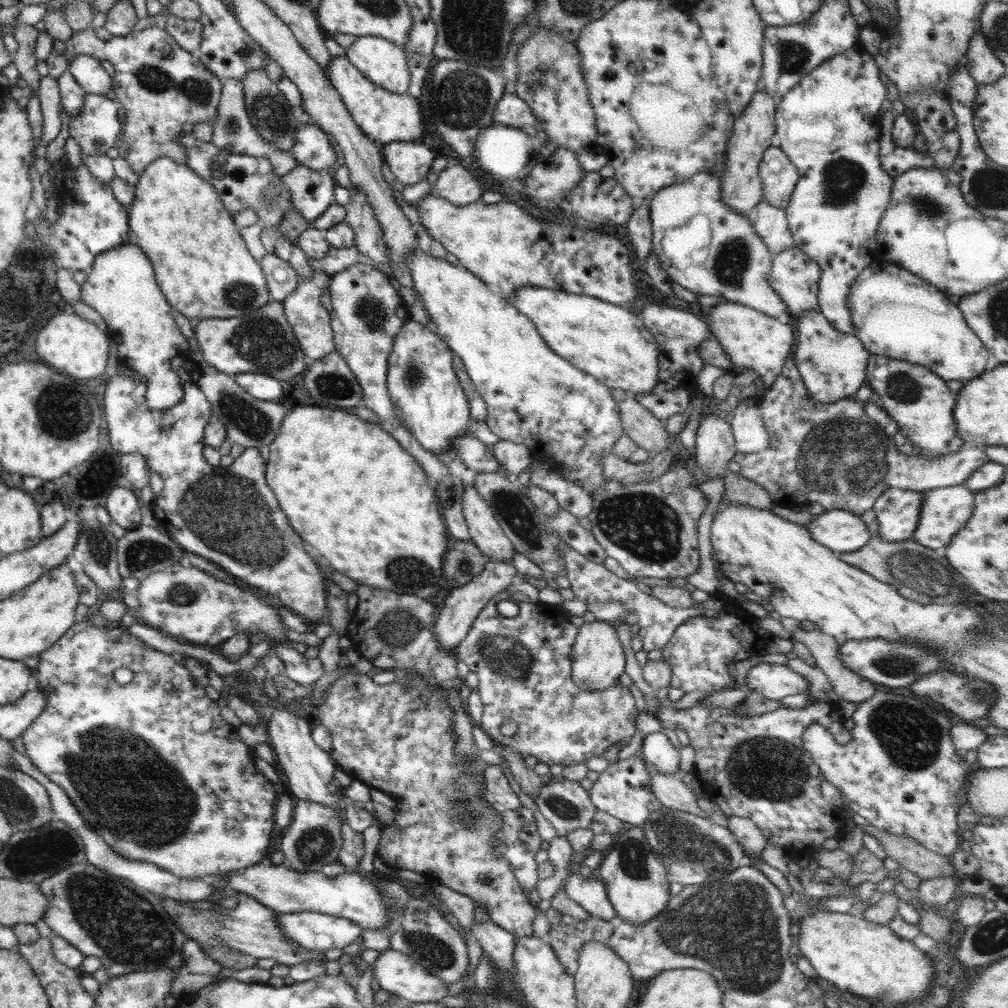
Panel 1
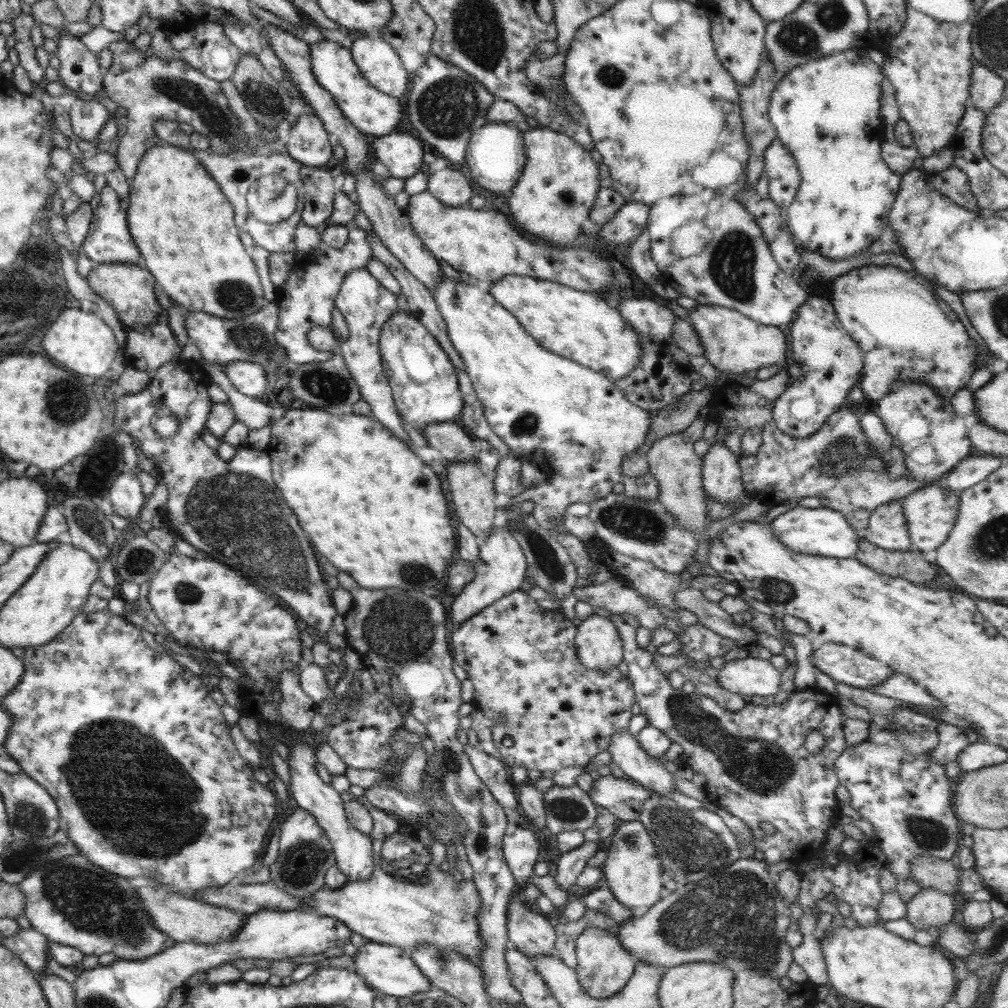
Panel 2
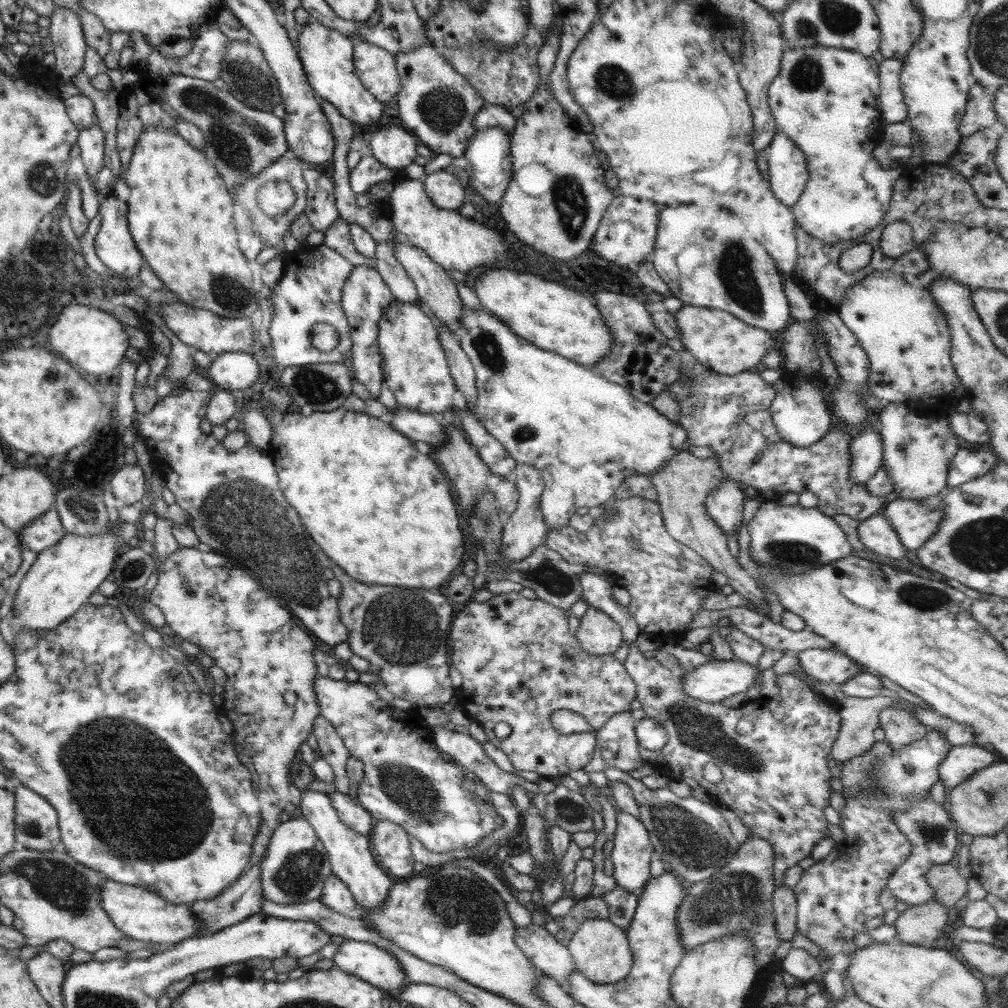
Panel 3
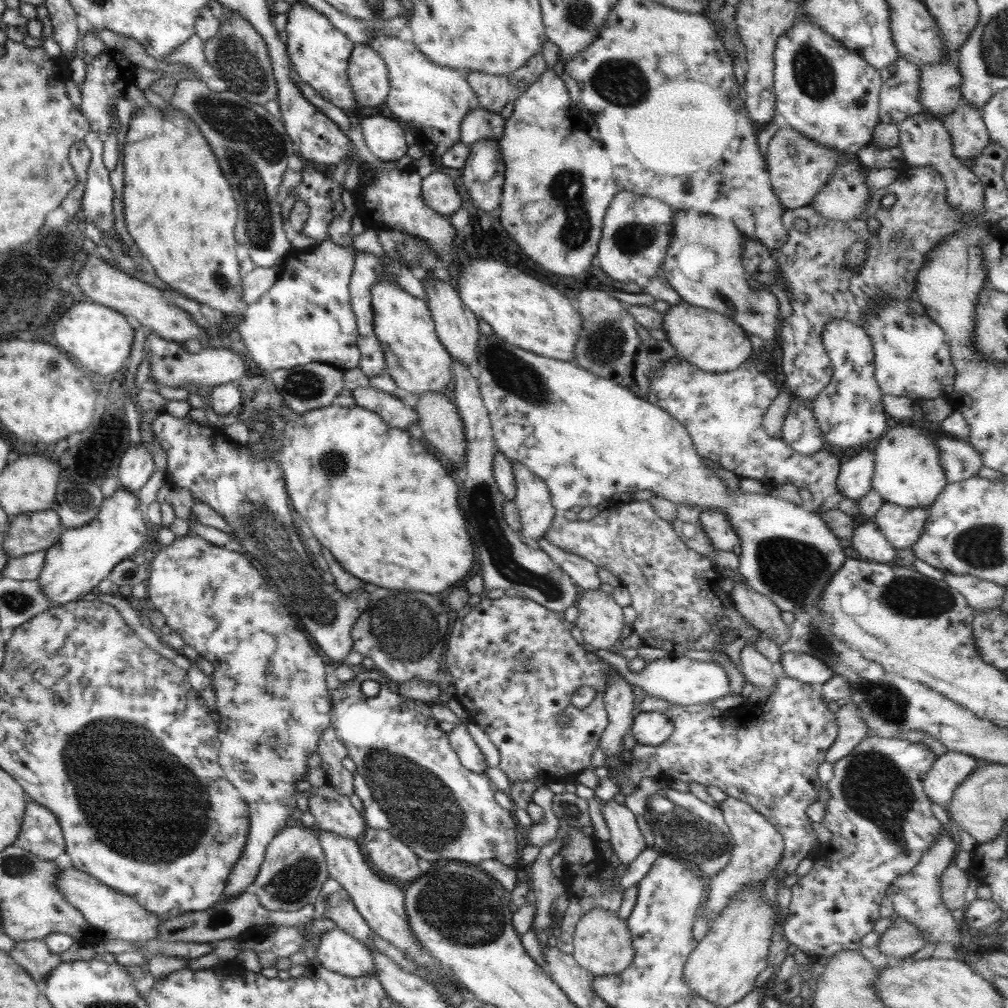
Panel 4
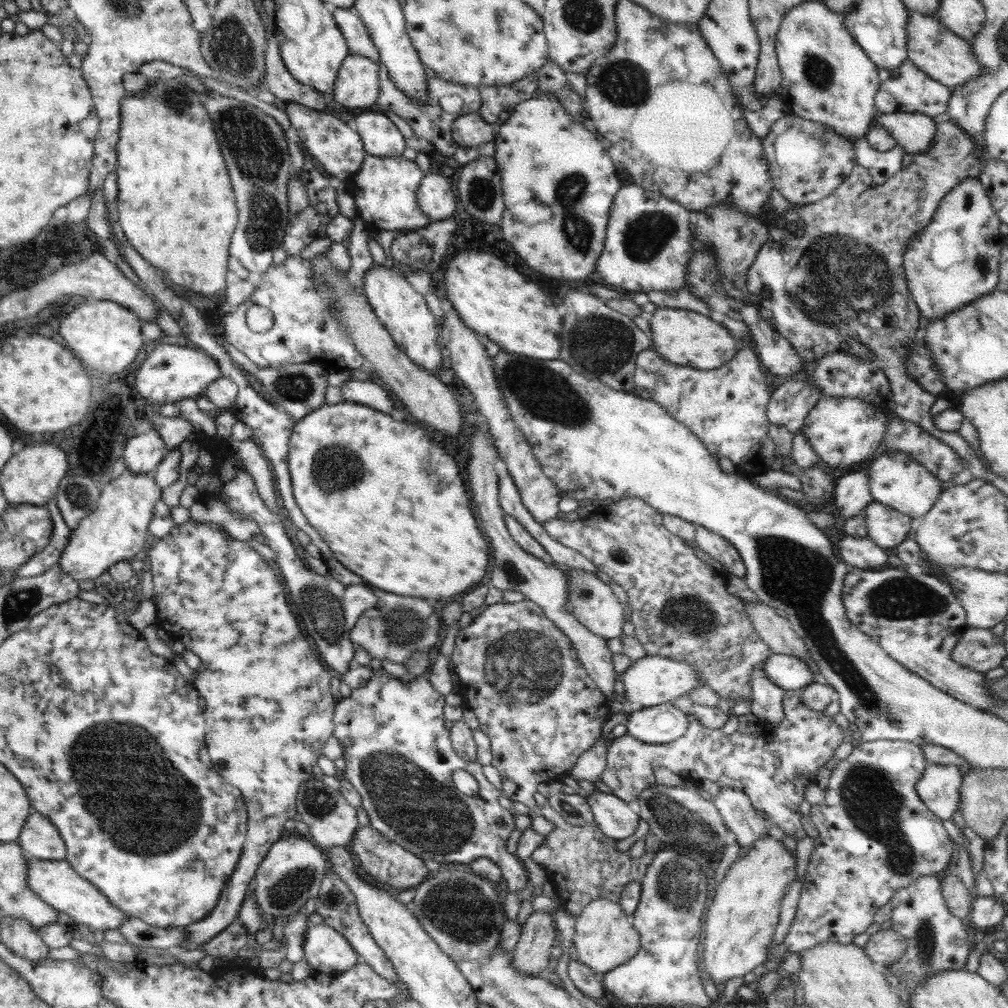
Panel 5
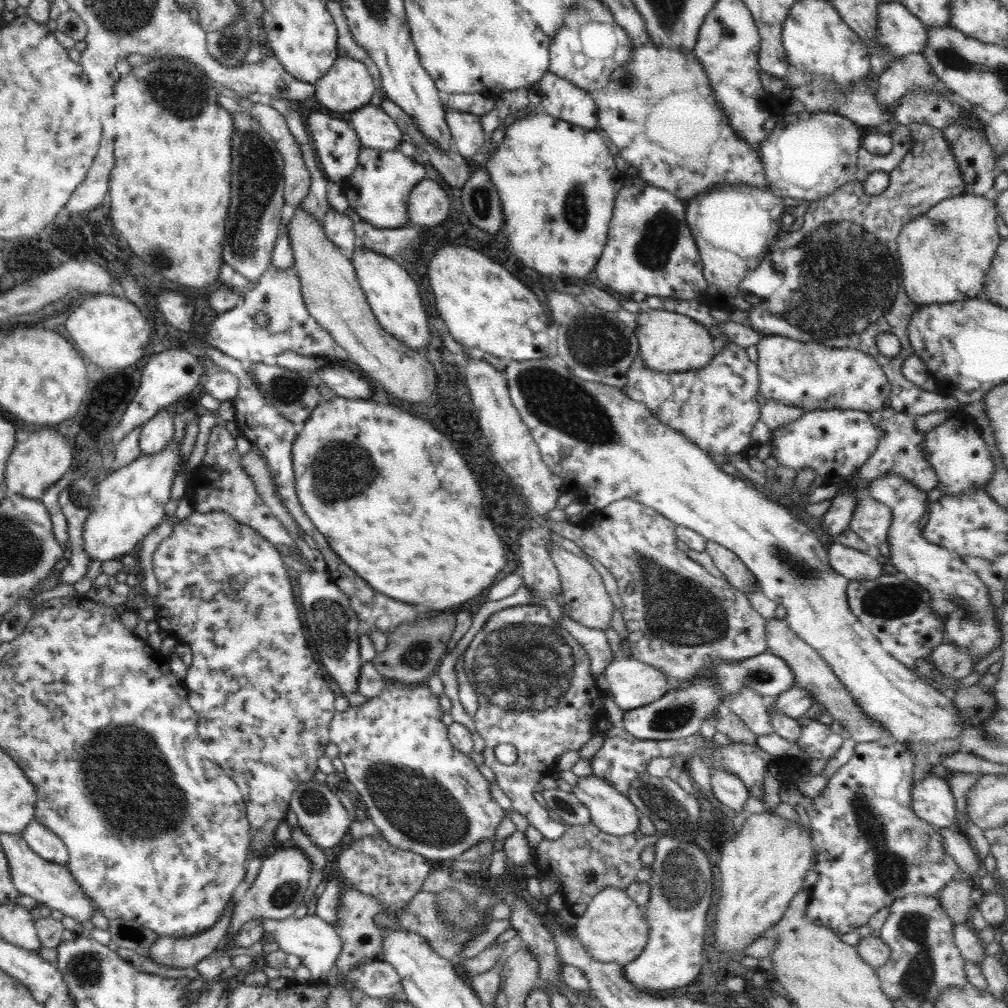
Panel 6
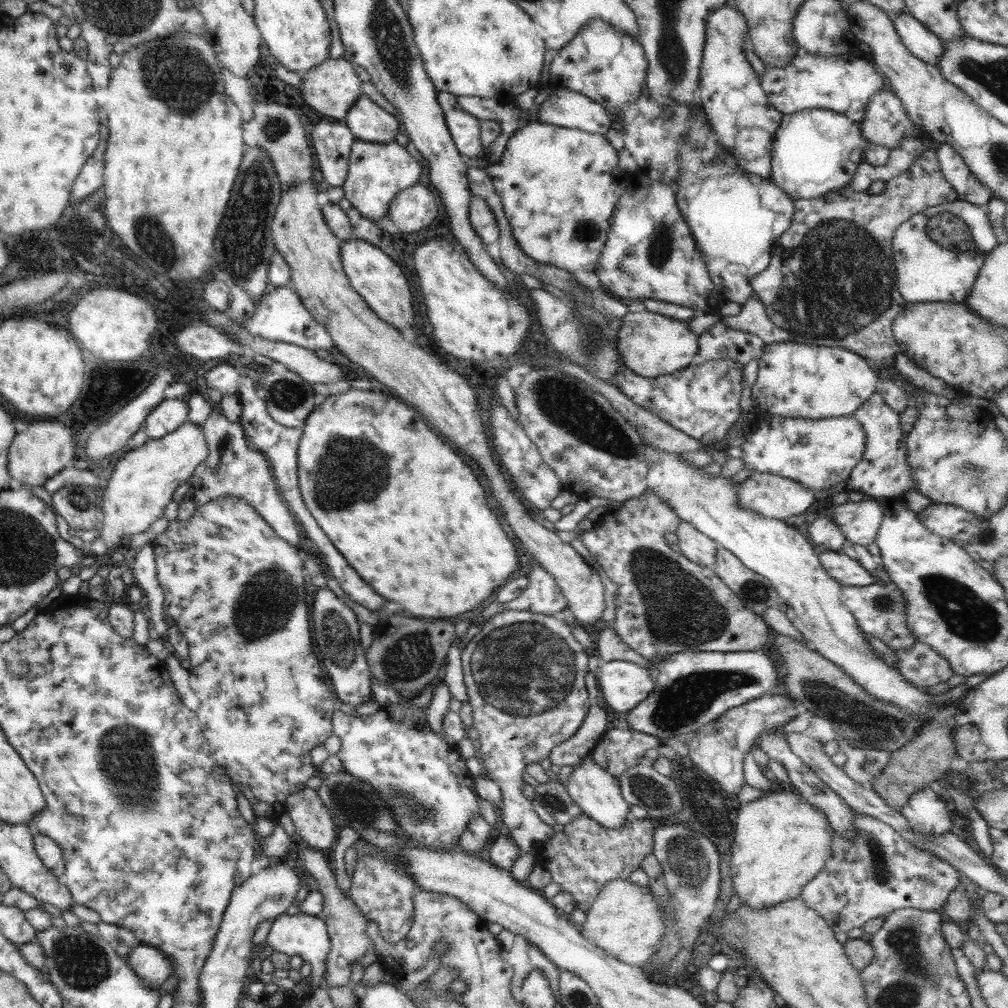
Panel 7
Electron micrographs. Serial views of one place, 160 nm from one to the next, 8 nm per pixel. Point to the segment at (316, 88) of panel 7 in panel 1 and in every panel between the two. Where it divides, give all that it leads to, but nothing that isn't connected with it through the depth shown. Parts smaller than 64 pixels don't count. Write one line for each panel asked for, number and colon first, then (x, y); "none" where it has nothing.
1: (382, 62)
2: (379, 63)
3: (376, 68)
4: (367, 73)
5: (357, 85)
6: (348, 85)

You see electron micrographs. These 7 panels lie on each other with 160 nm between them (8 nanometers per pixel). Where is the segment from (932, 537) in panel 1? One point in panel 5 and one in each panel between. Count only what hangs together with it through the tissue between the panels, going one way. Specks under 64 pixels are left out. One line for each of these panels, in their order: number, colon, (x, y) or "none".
2: (930, 512)
3: (915, 521)
4: (901, 526)
5: (887, 527)

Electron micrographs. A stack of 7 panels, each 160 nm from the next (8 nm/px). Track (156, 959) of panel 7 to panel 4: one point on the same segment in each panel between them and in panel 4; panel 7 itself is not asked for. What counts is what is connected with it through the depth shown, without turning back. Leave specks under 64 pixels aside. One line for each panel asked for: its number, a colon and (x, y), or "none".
4: (271, 694)
5: (269, 710)
6: (181, 952)

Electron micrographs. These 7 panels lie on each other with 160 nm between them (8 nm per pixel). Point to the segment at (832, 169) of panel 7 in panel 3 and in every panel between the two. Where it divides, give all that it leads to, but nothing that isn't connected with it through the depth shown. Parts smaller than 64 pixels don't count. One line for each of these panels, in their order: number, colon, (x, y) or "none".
3: (788, 174)
4: (798, 168)
5: (807, 161)
6: (808, 156)

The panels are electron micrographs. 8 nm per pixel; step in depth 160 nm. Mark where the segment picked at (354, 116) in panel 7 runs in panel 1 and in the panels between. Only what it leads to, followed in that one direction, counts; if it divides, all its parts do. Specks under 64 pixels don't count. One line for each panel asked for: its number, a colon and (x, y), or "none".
1: (410, 162)
2: (402, 154)
3: (394, 147)
4: (385, 138)
5: (380, 137)
6: (377, 130)

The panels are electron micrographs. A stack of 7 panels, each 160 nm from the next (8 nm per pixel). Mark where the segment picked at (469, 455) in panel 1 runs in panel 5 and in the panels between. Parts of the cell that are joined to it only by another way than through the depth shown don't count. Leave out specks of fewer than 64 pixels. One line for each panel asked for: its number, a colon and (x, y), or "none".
2: (453, 441)
3: (427, 428)
4: (389, 407)
5: (372, 393)

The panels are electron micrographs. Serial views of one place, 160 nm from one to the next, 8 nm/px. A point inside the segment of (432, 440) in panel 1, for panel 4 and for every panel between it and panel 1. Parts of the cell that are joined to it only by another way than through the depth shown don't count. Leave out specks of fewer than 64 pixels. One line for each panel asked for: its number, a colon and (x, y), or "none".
2: (424, 383)
3: (414, 366)
4: (417, 361)

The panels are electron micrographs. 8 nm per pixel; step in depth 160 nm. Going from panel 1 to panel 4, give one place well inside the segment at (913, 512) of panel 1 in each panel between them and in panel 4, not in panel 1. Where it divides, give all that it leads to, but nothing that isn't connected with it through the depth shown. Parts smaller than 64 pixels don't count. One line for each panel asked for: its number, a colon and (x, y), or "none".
2: (887, 528)
3: (875, 533)
4: (868, 541)

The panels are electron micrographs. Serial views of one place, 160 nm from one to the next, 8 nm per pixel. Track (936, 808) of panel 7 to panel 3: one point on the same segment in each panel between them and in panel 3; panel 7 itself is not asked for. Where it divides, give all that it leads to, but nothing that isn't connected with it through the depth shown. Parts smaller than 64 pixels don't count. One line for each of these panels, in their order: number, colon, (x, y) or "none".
3: (962, 761)
4: (950, 770)
5: (938, 787)
6: (932, 799)

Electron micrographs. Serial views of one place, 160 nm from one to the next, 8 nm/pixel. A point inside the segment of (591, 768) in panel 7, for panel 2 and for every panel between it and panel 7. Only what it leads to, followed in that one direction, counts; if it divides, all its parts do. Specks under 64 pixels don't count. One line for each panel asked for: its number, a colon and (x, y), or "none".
2: (633, 872)
3: (632, 851)
4: (626, 840)
5: (614, 817)
6: (611, 811)

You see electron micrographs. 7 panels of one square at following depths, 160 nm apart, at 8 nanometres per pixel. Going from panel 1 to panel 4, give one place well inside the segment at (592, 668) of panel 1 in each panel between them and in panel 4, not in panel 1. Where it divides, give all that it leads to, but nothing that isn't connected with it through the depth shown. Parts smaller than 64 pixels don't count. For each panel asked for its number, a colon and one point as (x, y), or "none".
2: (598, 646)
3: (598, 635)
4: (600, 621)

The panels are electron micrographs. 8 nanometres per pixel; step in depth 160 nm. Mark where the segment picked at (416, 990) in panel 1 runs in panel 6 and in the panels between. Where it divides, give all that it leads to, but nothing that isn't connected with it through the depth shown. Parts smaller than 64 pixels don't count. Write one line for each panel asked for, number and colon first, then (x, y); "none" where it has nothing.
2: (391, 970)
3: (370, 962)
4: (337, 951)
5: (327, 951)
6: (316, 942)

